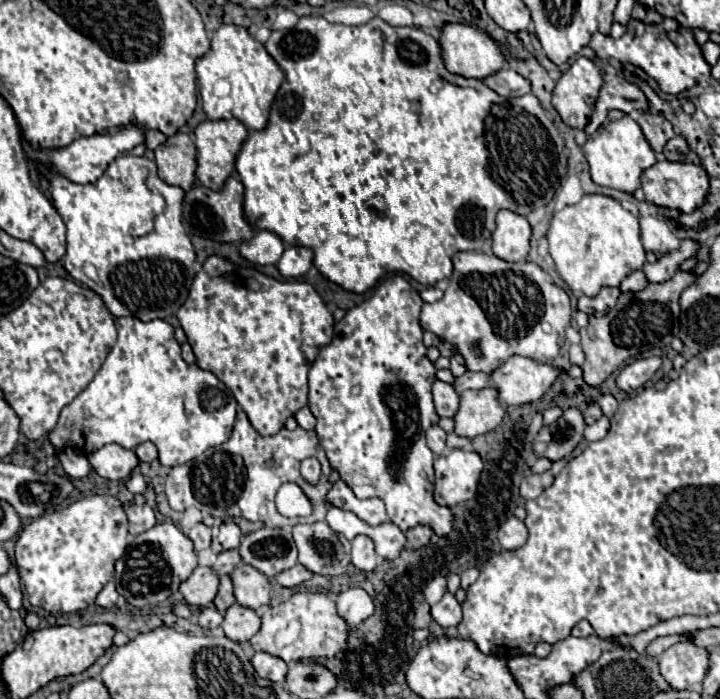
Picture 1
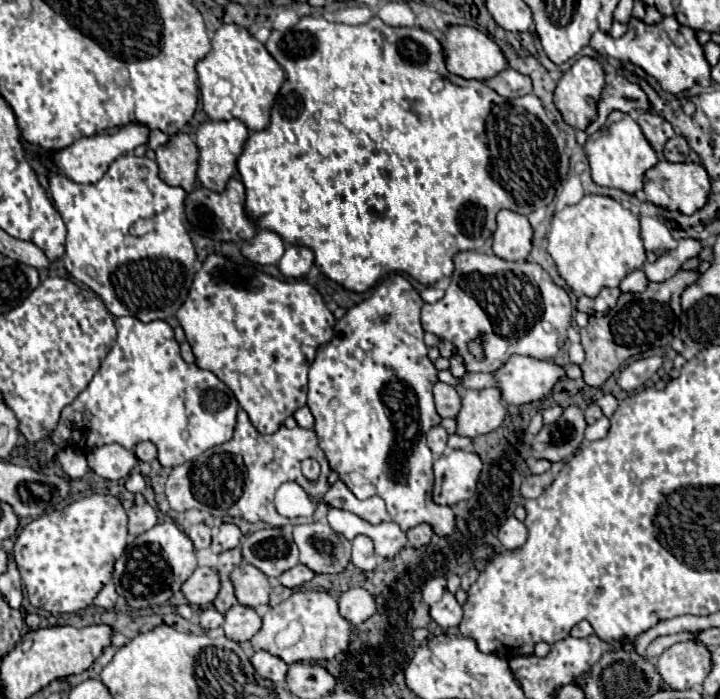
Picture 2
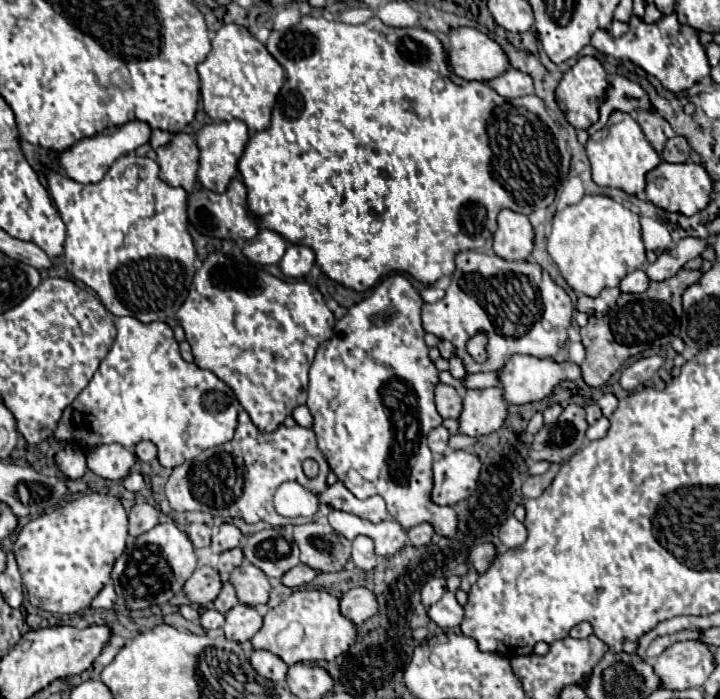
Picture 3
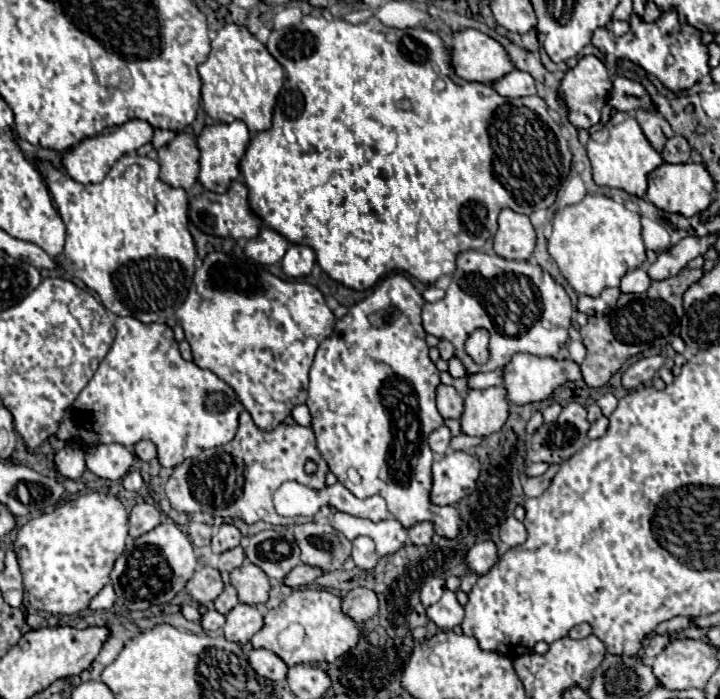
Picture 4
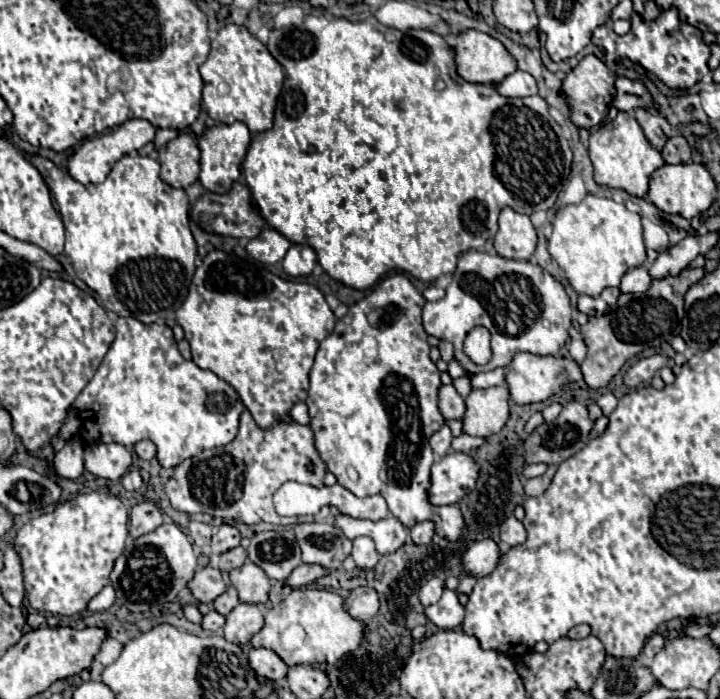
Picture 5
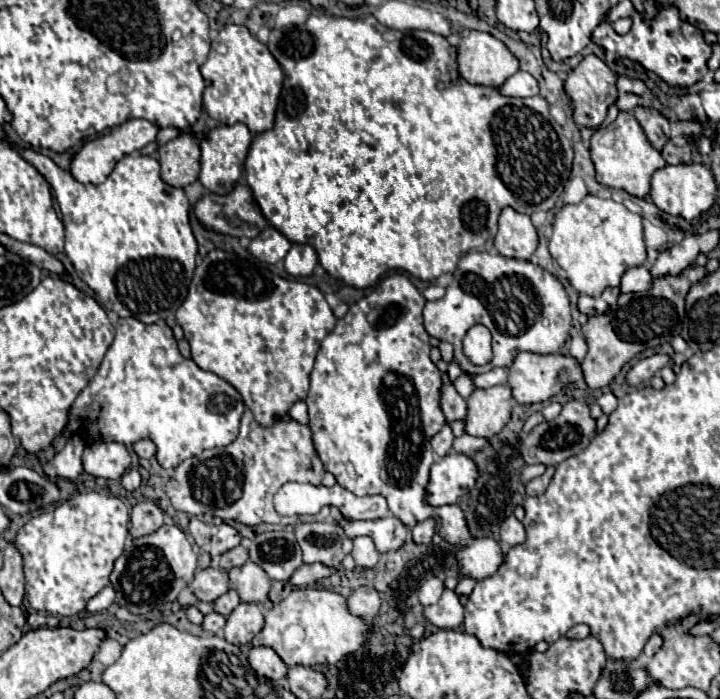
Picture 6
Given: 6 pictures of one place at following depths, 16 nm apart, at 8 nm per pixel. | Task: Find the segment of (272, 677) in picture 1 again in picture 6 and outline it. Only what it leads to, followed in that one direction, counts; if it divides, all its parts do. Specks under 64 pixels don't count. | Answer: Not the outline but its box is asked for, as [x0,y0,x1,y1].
[248,648,288,680]

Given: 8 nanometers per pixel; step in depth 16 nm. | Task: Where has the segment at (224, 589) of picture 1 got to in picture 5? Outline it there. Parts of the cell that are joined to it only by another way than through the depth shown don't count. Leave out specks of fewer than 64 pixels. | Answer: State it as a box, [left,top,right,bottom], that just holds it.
[214,586,240,616]

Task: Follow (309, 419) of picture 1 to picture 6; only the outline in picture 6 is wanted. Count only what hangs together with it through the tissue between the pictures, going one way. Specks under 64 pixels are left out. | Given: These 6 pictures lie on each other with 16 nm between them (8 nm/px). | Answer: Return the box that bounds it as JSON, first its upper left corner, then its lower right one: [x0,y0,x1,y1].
[290,402,308,424]

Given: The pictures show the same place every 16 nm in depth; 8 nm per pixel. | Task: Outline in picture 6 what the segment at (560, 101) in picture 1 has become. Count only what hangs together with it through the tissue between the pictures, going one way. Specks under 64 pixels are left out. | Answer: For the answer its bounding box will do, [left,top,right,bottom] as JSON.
[564,56,616,128]

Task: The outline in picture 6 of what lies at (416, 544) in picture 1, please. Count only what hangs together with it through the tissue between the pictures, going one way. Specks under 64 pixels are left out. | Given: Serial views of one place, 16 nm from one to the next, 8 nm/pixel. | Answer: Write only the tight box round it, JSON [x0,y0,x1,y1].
[412,520,436,544]

